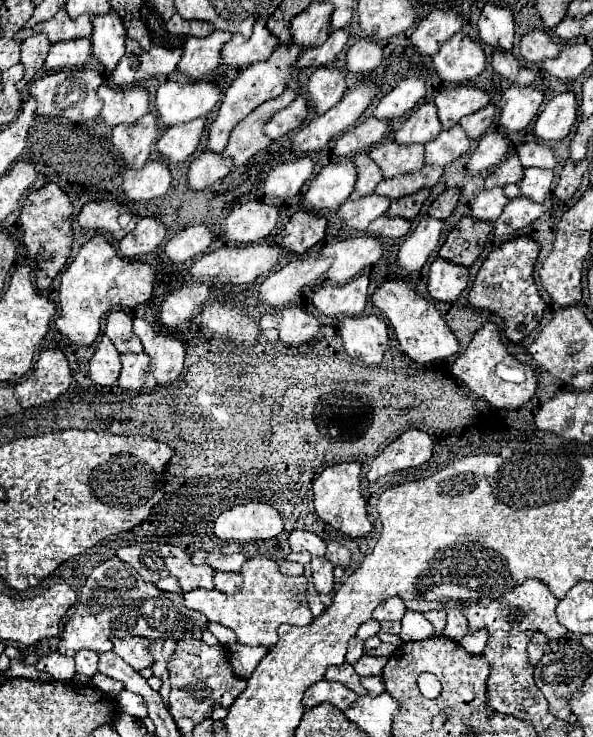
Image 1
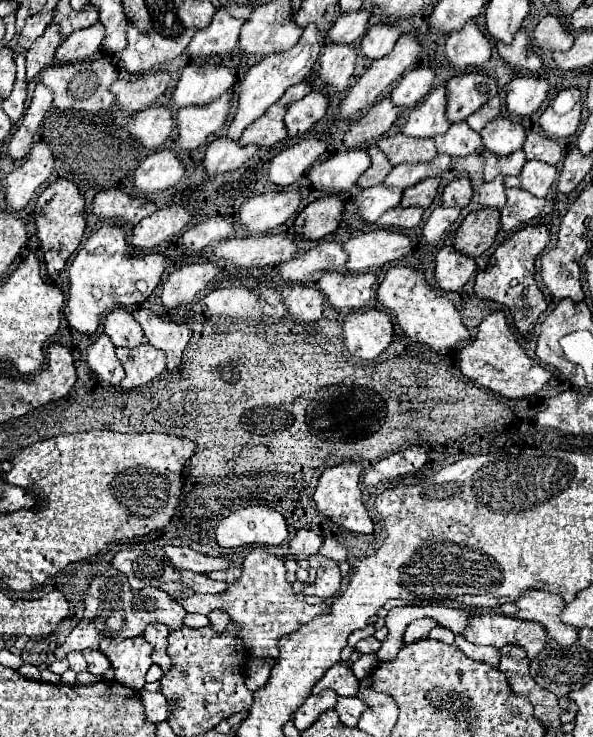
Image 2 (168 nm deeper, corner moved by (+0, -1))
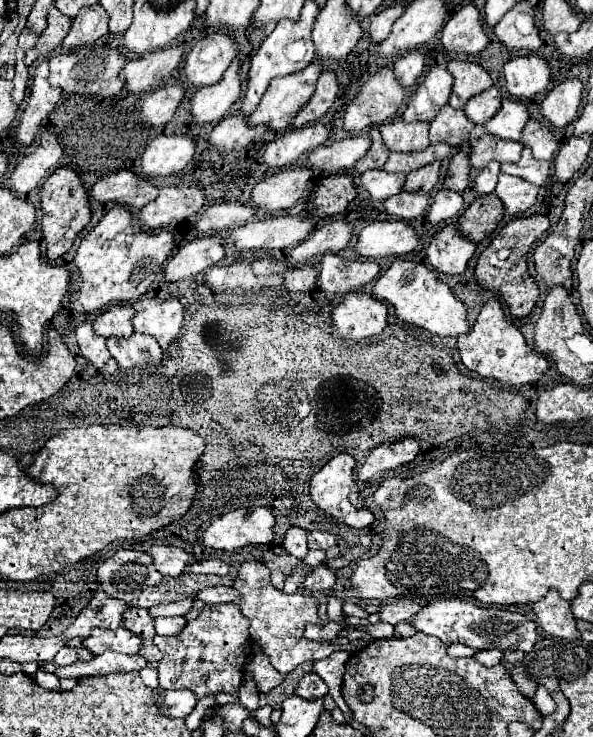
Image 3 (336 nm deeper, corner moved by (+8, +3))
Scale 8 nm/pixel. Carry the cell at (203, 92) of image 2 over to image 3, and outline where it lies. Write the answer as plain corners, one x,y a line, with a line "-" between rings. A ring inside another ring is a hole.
224,31
200,39
188,53
184,75
194,87
214,85
222,79
224,71
238,53
238,43

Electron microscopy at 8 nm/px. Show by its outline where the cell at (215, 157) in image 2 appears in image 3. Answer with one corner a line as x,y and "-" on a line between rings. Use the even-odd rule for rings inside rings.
240,111
228,115
226,119
222,119
212,131
210,131
210,143
218,149
218,151
240,151
244,149
250,141
258,139
262,133
268,131
268,125
256,125
250,127
248,125
248,117

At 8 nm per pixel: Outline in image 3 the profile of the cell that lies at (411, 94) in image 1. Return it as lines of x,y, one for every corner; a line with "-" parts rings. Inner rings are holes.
410,51
406,53
404,57
400,57
396,63
394,63
394,71
396,71
396,77
400,79
400,83
404,87
410,87
416,83
416,79
420,77
424,69
424,55
420,51

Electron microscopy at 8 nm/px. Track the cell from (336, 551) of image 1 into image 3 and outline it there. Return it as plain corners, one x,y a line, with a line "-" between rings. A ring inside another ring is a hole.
310,531
308,533
308,547
310,549
330,549
336,545
334,535
326,533
326,531

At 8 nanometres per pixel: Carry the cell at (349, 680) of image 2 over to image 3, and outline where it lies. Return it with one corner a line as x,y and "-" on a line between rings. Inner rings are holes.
306,673
298,687
296,687
296,695
302,697
302,699
318,699
318,697
324,697
328,693
328,687
326,683
322,681
322,677
318,673

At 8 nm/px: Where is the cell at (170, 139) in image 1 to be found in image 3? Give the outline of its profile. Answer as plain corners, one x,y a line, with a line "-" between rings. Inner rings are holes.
234,59
228,71
216,85
200,87
190,105
196,123
212,123
220,121
230,113
234,103
240,99
242,93
242,79
240,79
240,59

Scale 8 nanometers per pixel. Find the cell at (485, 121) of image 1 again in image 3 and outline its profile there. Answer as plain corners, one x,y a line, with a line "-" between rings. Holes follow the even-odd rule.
490,87
488,91
472,97
466,107
464,107
464,113
468,115
470,121
474,123
486,123
488,119
492,119
498,109
500,109
500,103
502,103
502,95
496,87

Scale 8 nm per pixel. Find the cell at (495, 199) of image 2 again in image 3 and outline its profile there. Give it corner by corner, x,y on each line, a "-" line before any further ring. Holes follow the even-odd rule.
492,161
488,167
484,167
478,175
476,175
476,191
478,193
492,193
494,187
496,187
496,181
498,181
498,175
500,175
500,163
498,161

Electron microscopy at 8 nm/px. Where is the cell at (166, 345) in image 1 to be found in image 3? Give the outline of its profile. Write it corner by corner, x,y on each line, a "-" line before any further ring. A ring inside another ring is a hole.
140,299
132,303
136,315
132,319
134,331
150,333
160,343
162,351
168,351
170,343
178,337
182,321
184,321
184,307
180,299

